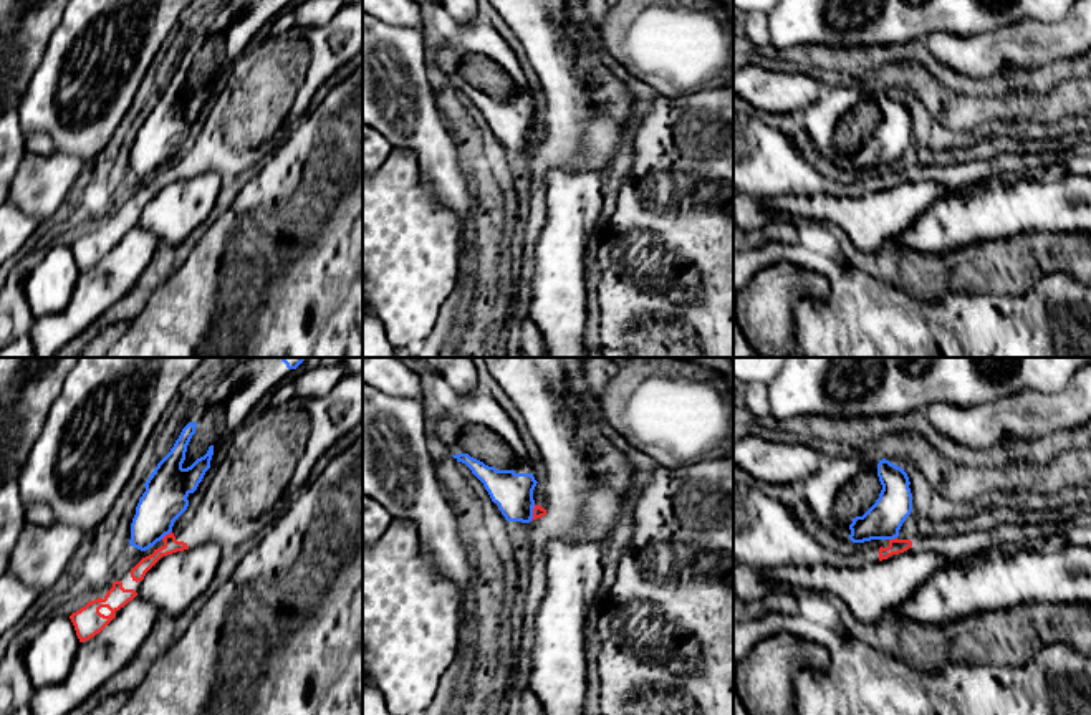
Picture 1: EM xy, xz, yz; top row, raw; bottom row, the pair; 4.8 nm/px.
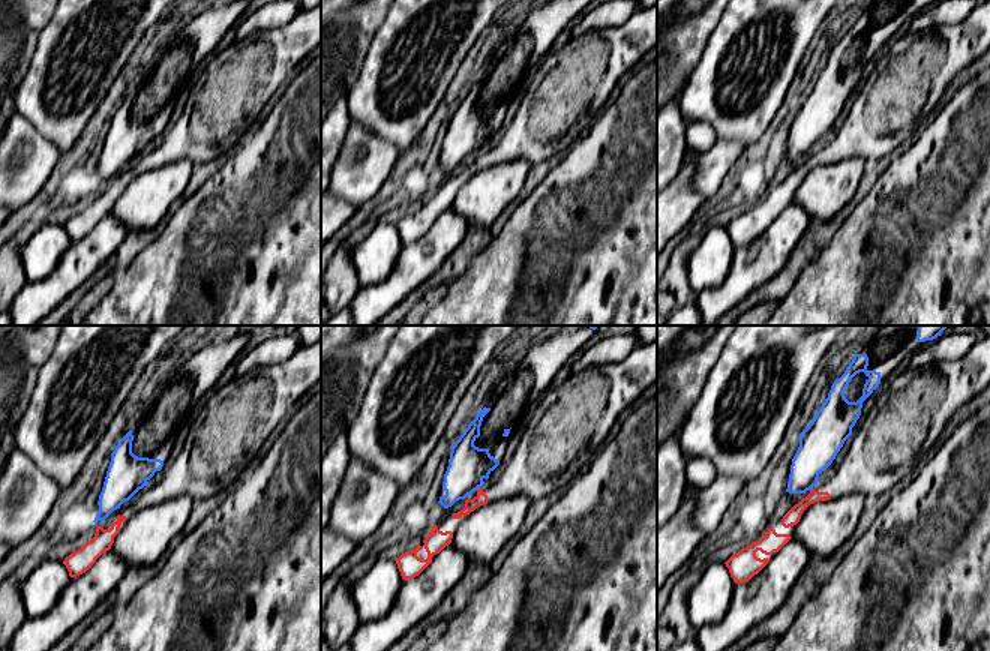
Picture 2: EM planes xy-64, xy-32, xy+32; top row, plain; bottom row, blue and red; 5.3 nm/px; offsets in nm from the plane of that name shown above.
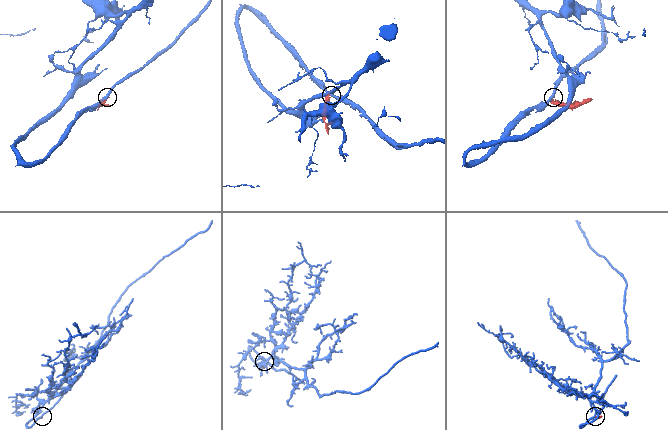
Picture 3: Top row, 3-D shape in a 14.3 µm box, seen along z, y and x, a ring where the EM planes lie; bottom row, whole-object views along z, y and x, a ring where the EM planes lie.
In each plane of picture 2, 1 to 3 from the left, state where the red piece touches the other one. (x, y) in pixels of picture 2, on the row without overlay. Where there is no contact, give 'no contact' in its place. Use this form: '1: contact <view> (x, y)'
1: no contact
2: contact xy-32 (477, 152)
3: contact xy+32 (810, 152)

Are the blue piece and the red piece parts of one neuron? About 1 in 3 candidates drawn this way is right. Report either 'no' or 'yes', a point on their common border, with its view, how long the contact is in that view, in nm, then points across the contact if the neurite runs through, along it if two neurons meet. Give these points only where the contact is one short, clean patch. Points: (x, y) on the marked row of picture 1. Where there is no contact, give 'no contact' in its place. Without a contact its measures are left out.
no; contact xy (166, 533); length 70 nm; border xy (171, 530), (161, 538)

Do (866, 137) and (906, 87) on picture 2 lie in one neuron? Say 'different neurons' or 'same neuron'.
same neuron

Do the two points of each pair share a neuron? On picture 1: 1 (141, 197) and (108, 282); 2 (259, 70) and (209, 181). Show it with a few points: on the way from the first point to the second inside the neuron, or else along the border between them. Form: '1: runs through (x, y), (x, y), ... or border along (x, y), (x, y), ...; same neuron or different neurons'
1: border along (136, 224), (123, 237); different neurons
2: border along (217, 174), (196, 174), (174, 182); different neurons

